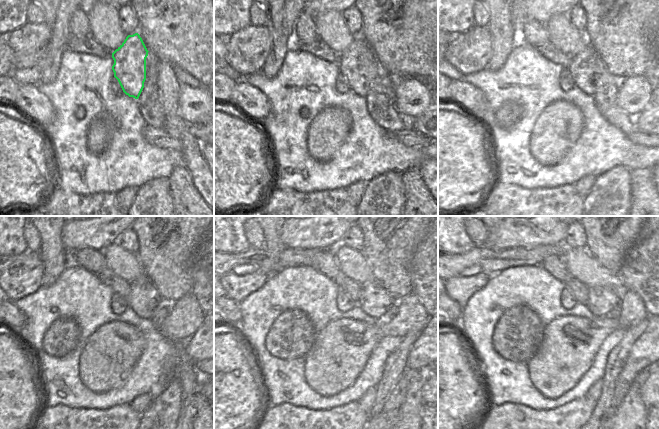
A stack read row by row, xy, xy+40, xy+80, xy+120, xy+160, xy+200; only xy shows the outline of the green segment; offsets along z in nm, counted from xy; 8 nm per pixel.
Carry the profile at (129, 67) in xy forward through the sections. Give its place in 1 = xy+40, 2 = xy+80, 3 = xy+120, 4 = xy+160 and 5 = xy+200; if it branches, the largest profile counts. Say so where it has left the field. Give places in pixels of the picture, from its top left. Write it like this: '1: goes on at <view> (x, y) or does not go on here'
1: goes on at xy+40 (357, 63)
2: goes on at xy+80 (586, 68)
3: goes on at xy+120 (143, 298)
4: goes on at xy+160 (375, 301)
5: goes on at xy+200 (601, 301)

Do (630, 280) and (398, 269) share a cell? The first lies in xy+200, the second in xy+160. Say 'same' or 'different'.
different

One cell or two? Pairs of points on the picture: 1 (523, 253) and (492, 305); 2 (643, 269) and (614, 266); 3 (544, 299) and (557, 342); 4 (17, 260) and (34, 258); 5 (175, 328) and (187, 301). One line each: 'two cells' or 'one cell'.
1: two cells
2: two cells
3: two cells
4: one cell
5: one cell

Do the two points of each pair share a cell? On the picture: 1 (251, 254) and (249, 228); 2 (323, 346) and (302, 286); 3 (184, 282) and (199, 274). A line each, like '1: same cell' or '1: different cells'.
1: different cells
2: different cells
3: different cells

